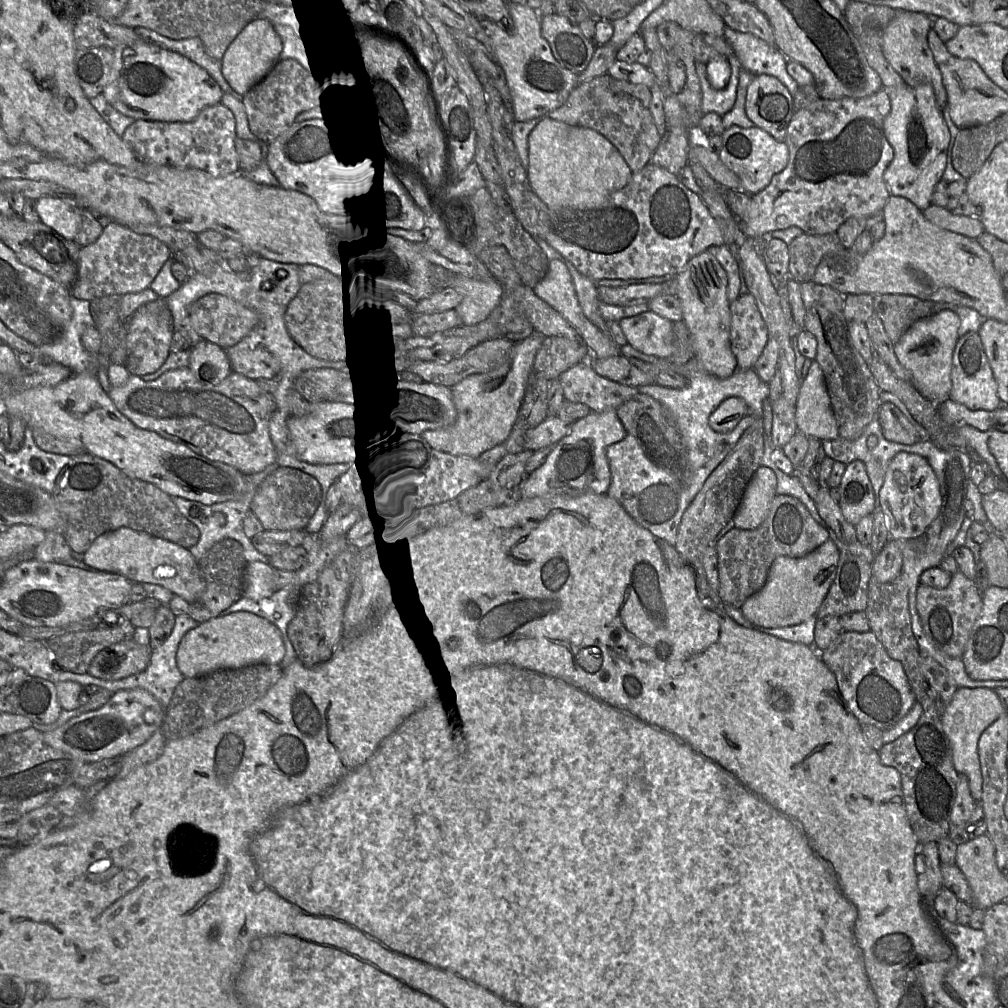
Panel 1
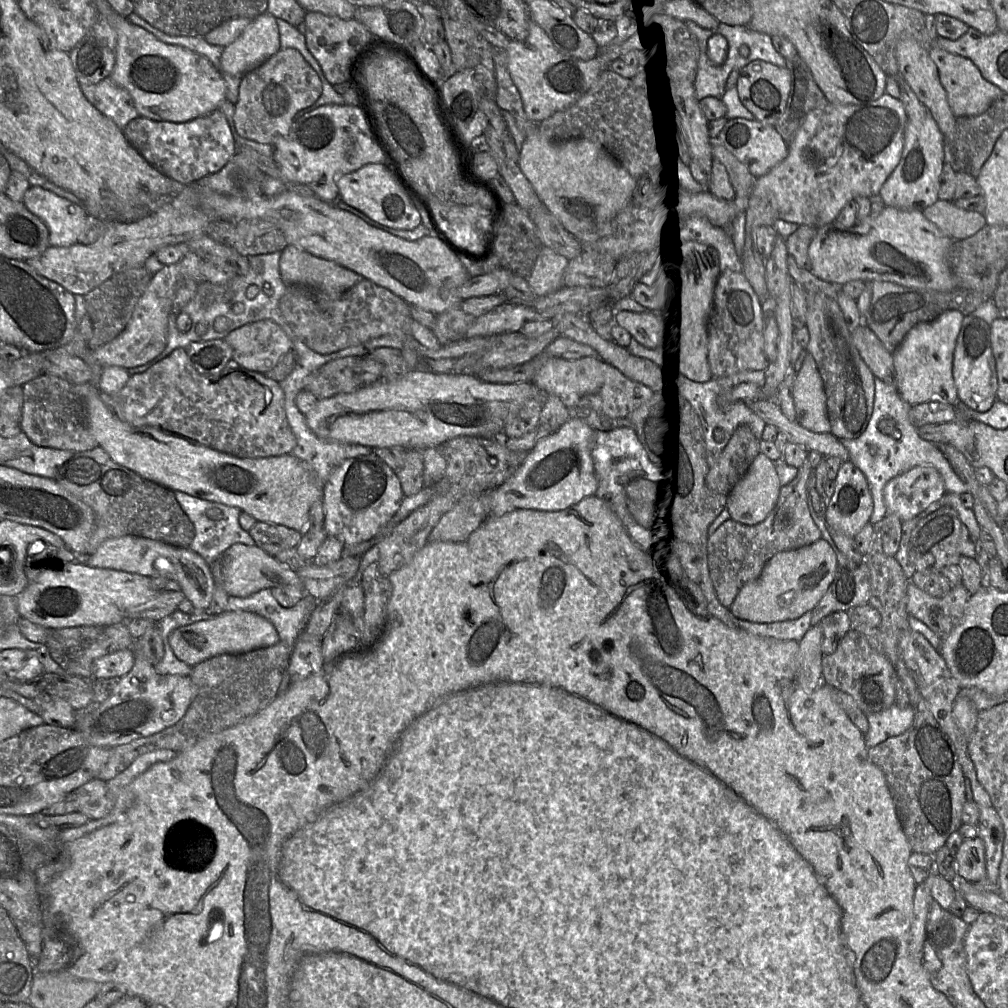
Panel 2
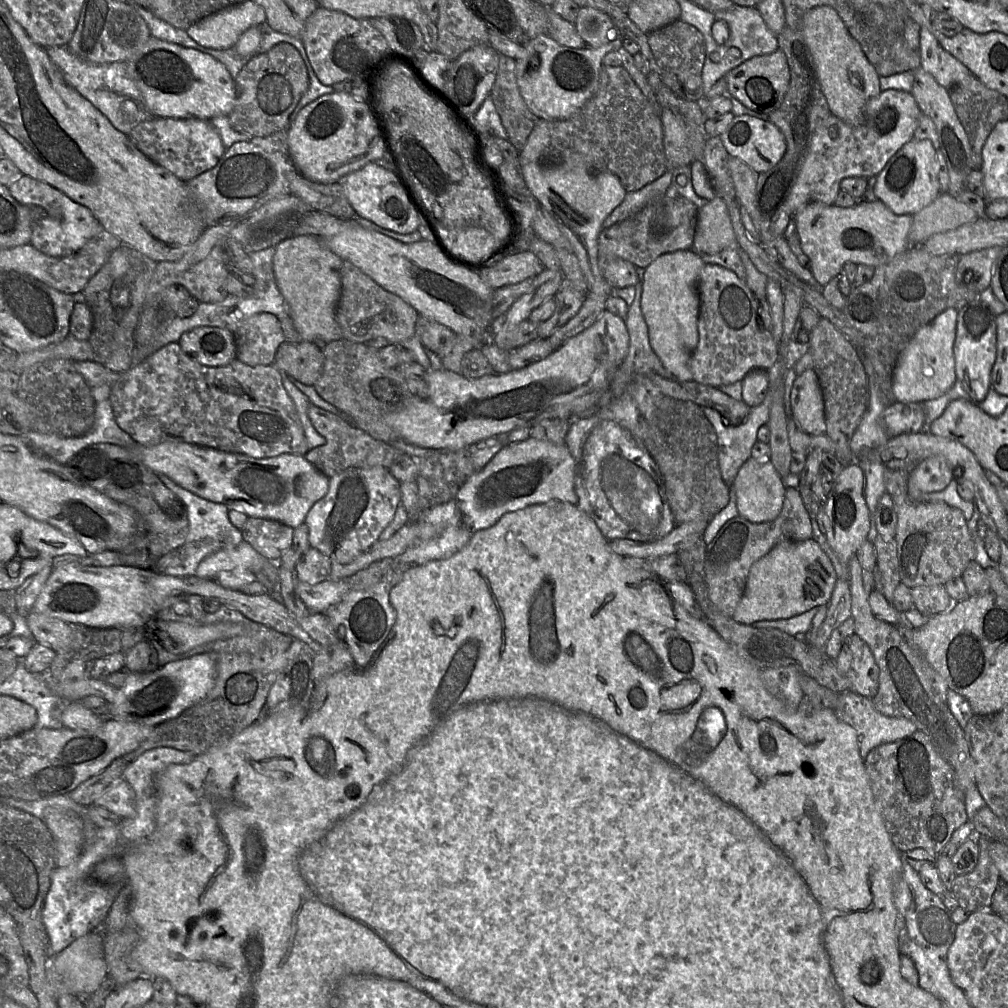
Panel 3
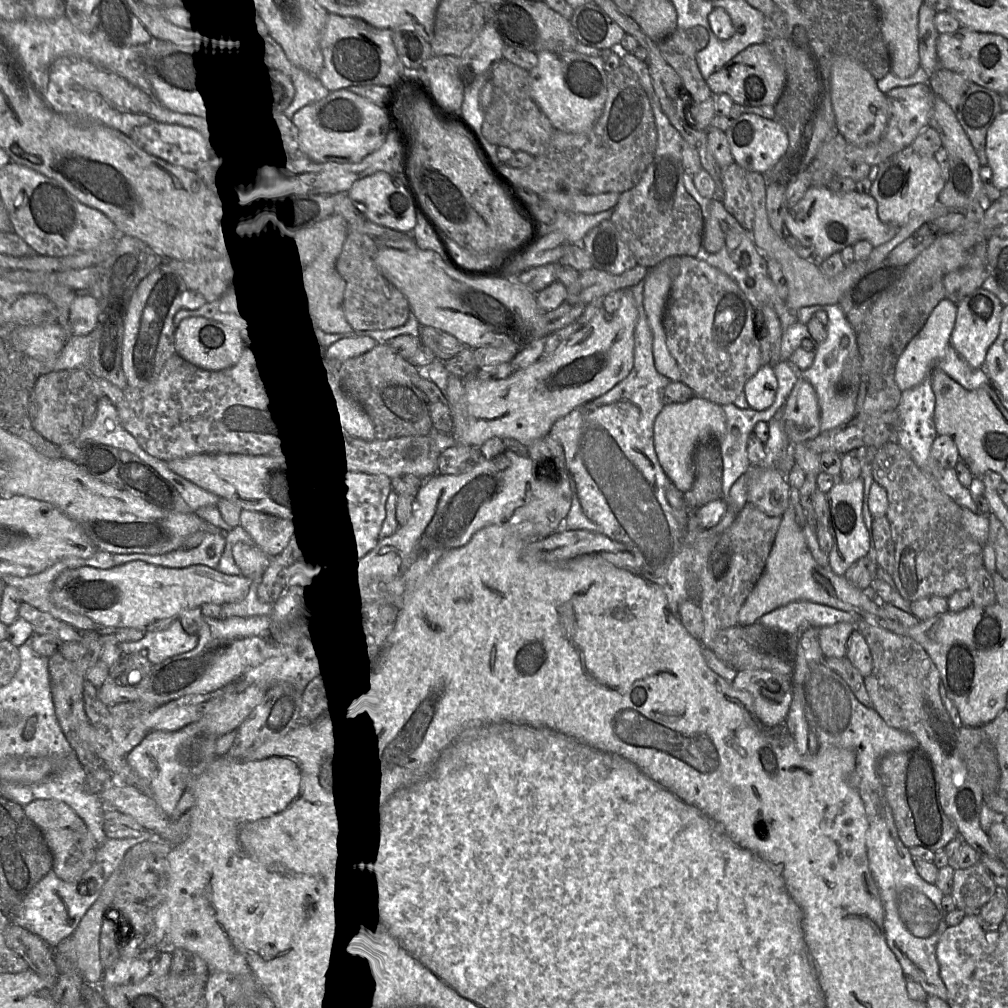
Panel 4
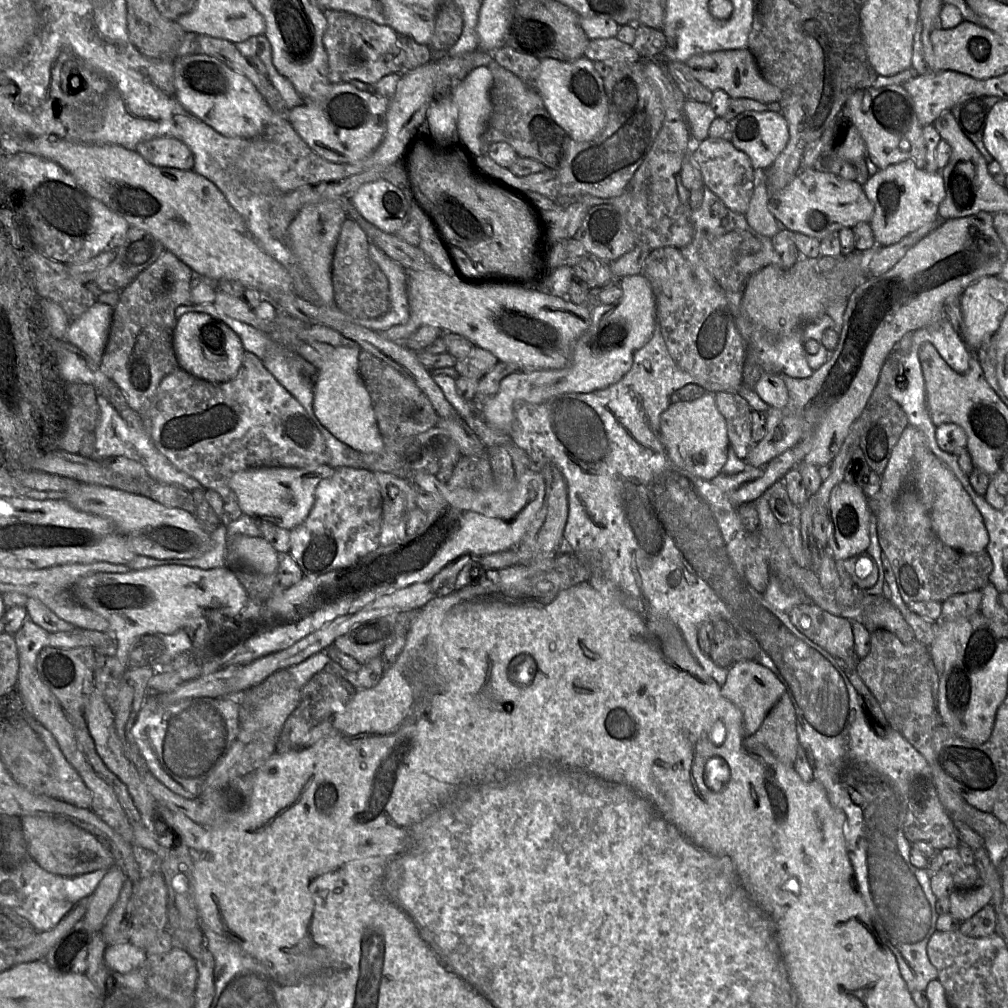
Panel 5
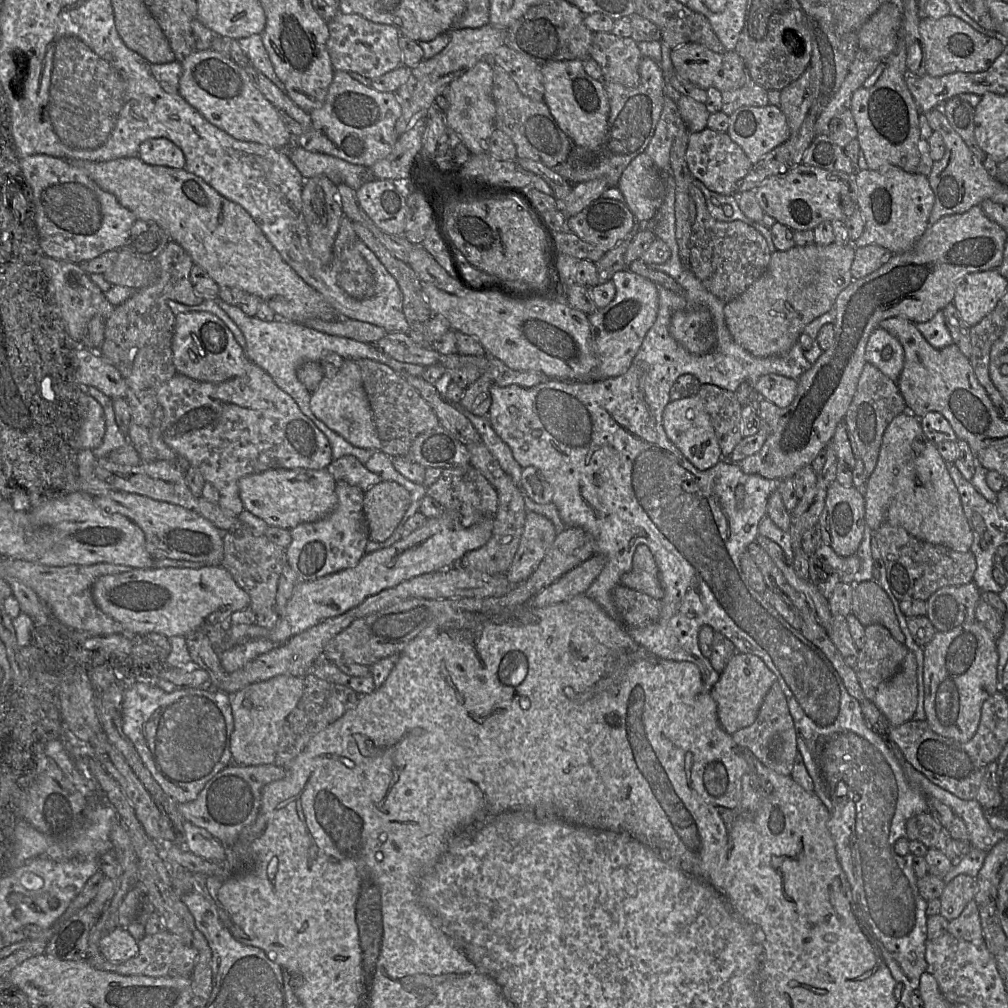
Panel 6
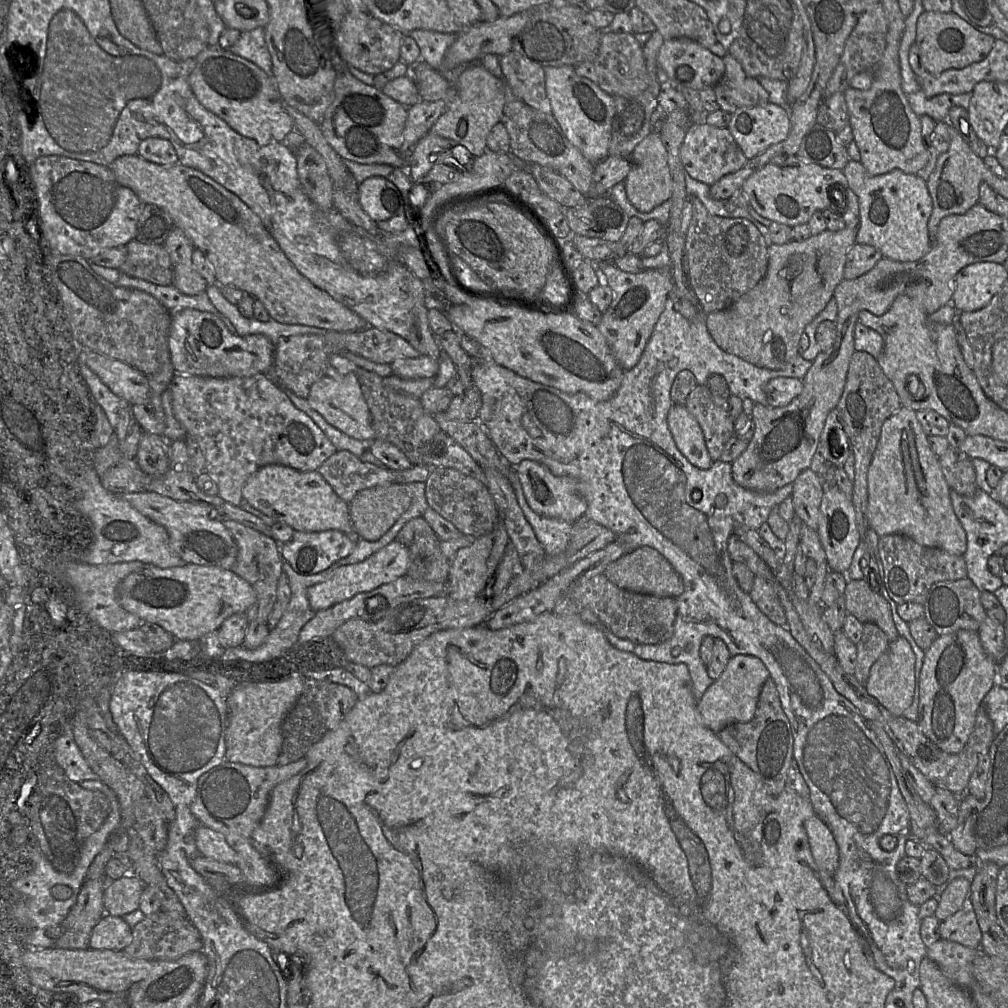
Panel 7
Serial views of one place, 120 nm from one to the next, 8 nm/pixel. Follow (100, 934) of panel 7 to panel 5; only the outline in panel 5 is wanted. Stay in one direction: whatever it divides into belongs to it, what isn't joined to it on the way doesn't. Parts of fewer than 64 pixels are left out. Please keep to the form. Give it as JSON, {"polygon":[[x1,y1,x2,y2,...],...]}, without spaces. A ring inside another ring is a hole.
{"polygon":[[127,942,107,946,104,959,111,970,126,974,141,967,147,959,147,954,145,950]]}

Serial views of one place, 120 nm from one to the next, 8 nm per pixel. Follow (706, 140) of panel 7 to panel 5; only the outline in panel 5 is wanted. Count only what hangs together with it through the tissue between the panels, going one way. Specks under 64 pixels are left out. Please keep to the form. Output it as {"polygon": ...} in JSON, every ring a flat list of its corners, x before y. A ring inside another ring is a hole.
{"polygon":[[712,137,693,142,690,154,702,173,704,186,718,196,730,210,745,215,755,188,755,169,749,156,736,149,731,141]]}

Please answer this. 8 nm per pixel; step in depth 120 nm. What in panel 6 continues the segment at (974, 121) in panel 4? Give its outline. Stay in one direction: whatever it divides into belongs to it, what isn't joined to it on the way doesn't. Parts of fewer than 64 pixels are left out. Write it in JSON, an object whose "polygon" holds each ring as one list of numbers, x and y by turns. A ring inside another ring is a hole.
{"polygon":[[953,97,943,104,942,110,950,125,961,136,972,153,984,162,988,155,977,143,974,133,975,107,958,97]]}

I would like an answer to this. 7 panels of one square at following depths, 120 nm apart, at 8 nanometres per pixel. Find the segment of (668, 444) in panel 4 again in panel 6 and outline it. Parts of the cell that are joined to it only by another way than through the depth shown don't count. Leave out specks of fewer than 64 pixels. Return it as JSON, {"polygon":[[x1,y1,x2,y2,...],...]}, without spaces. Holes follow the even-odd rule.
{"polygon":[[698,395,670,401,663,412,663,427,669,440,698,470,715,466,722,457,709,415]]}

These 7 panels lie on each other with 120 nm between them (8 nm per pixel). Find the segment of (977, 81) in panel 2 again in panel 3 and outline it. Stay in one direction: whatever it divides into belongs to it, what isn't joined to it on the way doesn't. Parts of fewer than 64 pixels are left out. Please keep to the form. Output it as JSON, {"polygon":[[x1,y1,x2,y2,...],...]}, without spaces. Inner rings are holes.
{"polygon":[[920,26,920,67,946,89,973,76,969,69,941,47,932,32]]}

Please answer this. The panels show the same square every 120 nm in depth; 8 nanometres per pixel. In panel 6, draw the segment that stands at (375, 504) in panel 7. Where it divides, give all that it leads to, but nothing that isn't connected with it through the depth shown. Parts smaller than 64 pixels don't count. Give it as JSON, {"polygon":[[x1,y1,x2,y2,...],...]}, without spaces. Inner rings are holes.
{"polygon":[[381,481,364,492,363,512,369,539,384,542,397,528,411,503,409,491,395,481]]}

